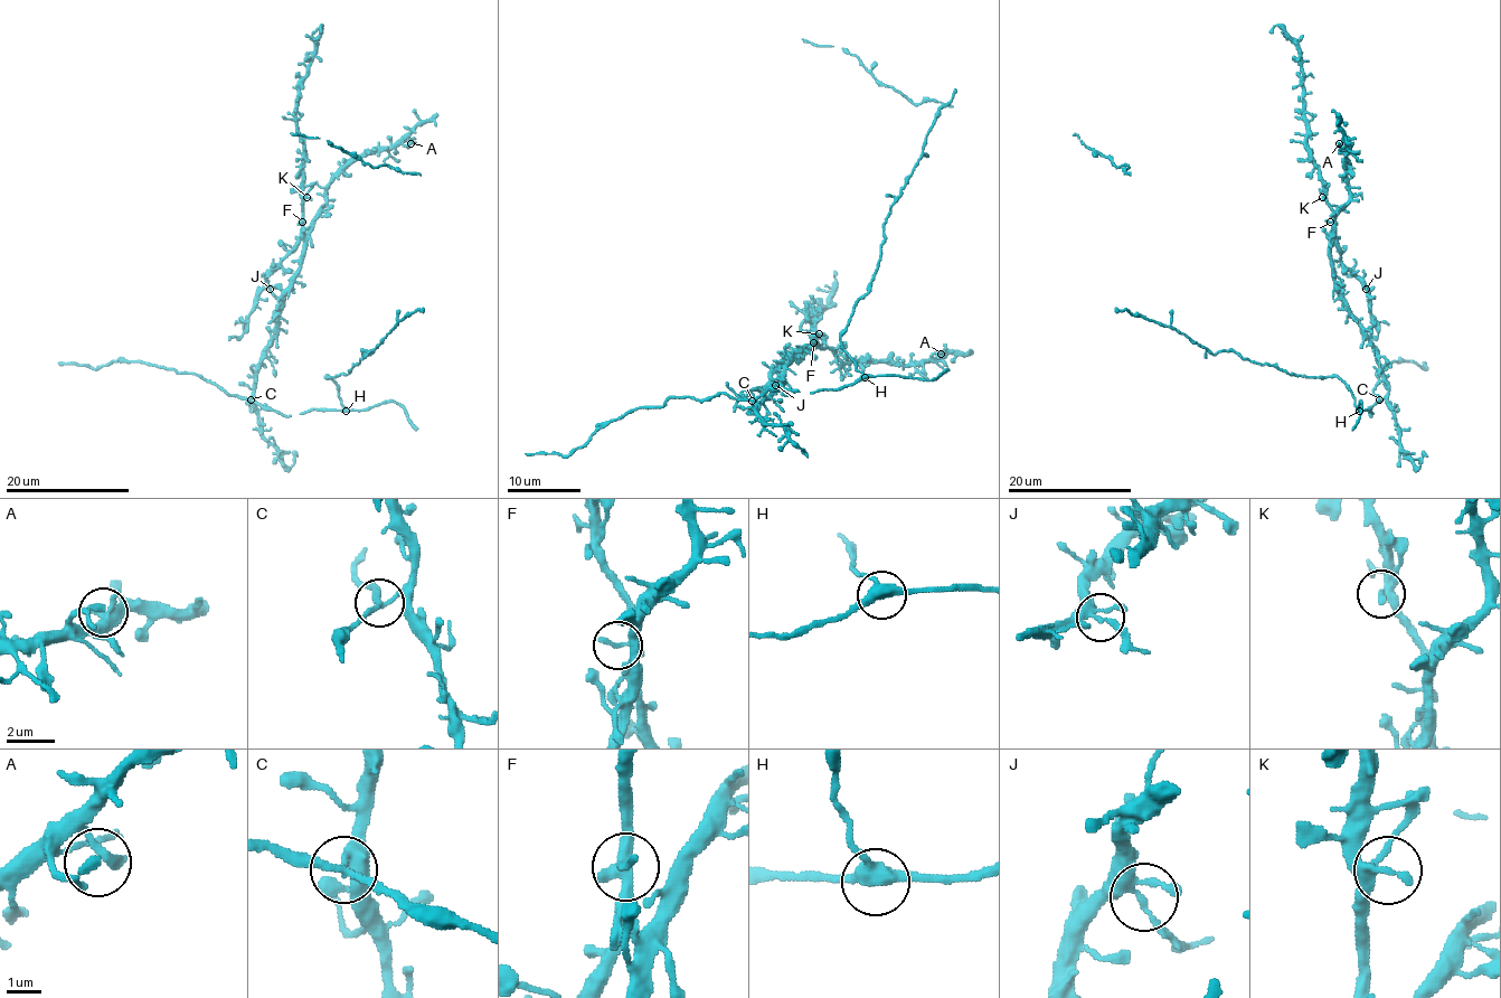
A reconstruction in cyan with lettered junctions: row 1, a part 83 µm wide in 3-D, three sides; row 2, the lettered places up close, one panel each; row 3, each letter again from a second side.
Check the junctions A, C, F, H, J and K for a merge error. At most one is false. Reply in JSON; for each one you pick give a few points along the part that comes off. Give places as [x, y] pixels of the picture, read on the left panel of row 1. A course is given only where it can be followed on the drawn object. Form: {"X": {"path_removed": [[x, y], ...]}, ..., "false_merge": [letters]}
{"false_merge": []}

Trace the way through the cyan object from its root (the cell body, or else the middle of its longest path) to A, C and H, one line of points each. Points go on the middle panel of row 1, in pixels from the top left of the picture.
A: (856, 363), (862, 374), (850, 385), (772, 388), (752, 405), (811, 342), (841, 365), (919, 365), (941, 354)
C: (856, 363), (856, 368), (862, 374), (850, 385), (819, 392), (772, 388), (752, 401)
H: (856, 363), (856, 368), (865, 377)

